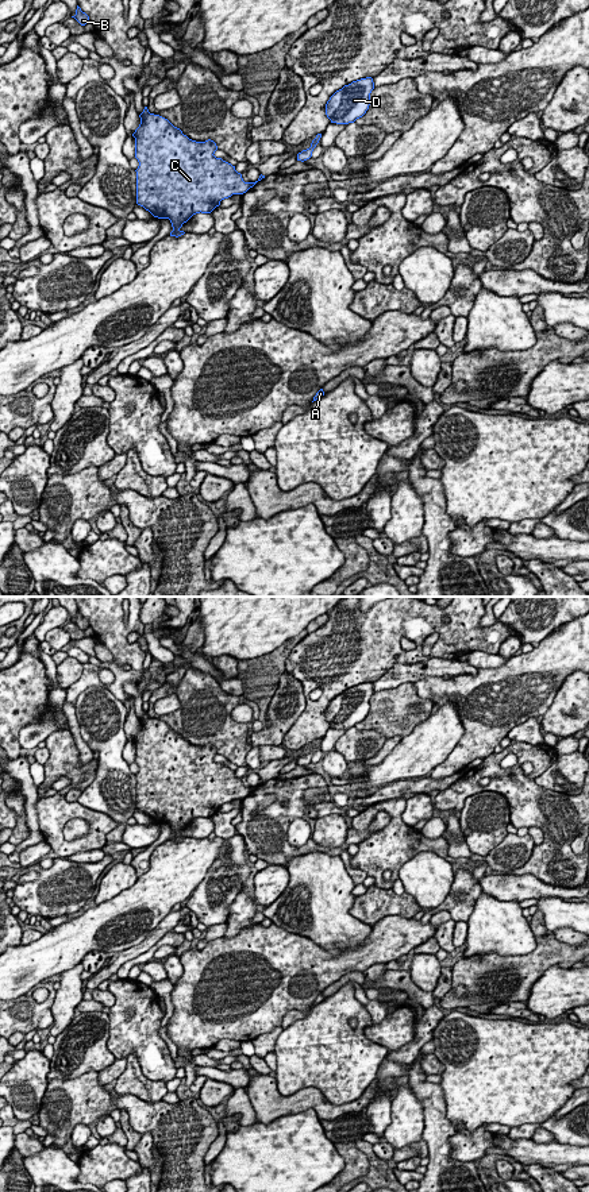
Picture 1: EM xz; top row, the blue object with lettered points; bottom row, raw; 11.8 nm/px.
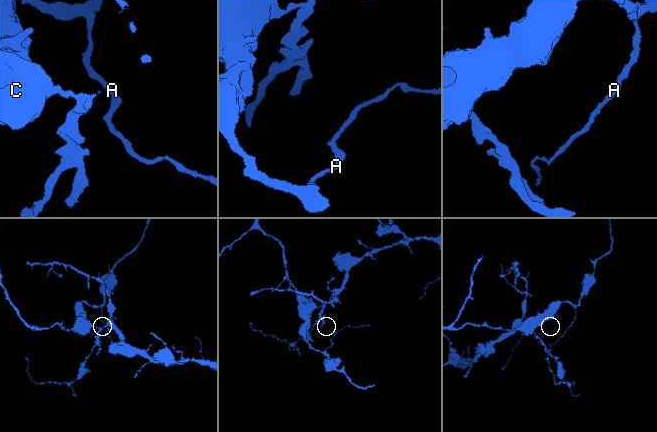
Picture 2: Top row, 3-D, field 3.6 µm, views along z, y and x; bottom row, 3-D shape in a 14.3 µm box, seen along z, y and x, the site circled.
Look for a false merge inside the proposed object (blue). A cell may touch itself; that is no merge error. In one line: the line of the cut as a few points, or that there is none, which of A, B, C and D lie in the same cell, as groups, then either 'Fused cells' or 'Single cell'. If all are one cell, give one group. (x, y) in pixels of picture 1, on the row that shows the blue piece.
Split along xz (251, 182), (249, 186). Groups: A B C / D. Fused cells

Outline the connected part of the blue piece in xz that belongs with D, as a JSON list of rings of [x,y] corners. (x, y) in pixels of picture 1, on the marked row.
[[[372,77],[361,78],[336,90],[326,104],[326,115],[331,123],[349,124],[362,117],[370,105],[374,89]]]

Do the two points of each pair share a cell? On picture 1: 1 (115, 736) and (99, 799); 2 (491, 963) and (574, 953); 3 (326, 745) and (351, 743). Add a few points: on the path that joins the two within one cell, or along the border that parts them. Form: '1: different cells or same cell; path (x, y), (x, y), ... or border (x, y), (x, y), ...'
1: same cell; path (110, 752), (110, 767), (99, 783)
2: same cell; path (511, 965), (532, 965), (547, 953), (554, 953)
3: different cells; border (346, 729), (333, 748)

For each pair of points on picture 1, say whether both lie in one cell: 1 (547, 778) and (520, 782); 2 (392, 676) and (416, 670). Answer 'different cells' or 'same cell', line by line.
1: different cells
2: same cell

